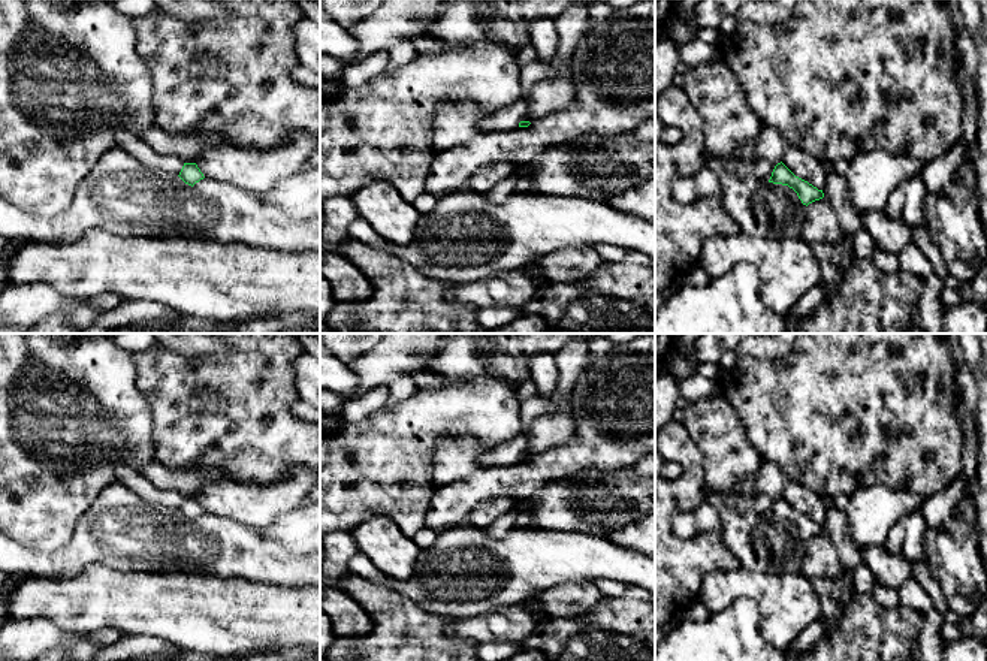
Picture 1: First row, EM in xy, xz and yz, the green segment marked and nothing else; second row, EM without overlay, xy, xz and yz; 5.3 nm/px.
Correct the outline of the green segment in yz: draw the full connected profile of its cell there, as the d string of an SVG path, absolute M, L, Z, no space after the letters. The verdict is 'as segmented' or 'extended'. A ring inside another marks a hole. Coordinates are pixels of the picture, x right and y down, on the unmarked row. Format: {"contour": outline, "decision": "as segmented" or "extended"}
{"contour": "M782 496L775 501L769 517L788 520L806 541L824 532L822 525L818 525L808 516L796 511Z", "decision": "as segmented"}

